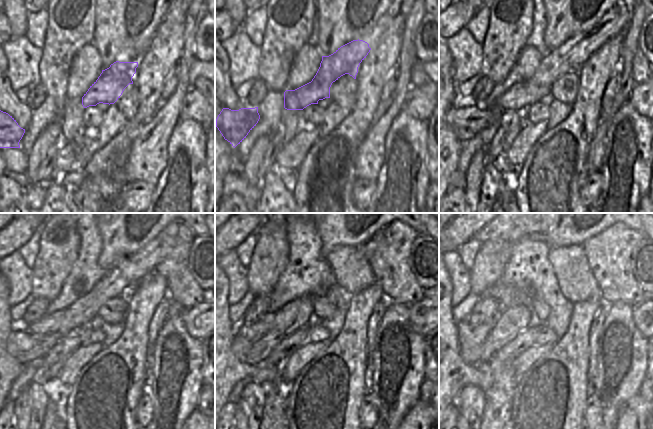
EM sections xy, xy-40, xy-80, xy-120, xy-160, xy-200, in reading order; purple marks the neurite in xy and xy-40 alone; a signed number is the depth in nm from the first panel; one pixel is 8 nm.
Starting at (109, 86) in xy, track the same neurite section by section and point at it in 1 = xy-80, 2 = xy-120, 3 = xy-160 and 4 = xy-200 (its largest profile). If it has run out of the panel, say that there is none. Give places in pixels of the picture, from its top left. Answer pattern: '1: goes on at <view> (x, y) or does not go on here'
1: goes on at xy-80 (466, 122)
2: goes on at xy-120 (31, 344)
3: goes on at xy-160 (252, 343)
4: goes on at xy-200 (478, 343)

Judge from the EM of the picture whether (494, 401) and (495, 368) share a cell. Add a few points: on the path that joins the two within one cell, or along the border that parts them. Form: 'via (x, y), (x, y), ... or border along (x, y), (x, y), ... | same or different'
via (495, 393), (495, 376) | same

